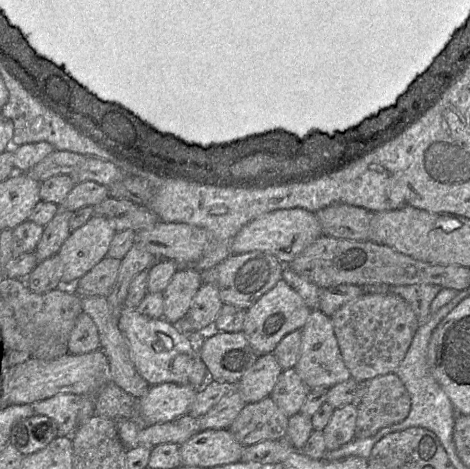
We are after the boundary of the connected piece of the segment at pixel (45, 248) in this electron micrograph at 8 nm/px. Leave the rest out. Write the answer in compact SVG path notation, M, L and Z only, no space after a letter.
M60 210L44 227L43 234L35 248L38 263L58 253L65 240L70 235L69 221L74 211Z

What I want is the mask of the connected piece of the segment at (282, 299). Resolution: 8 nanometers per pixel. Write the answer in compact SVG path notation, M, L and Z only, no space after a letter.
M282 278L246 310L242 332L257 355L272 353L284 336L302 329L311 311L302 297Z

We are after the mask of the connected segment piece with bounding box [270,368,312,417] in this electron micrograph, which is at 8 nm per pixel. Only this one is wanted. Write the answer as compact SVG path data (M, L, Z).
M288 368L279 375L270 396L280 409L291 417L300 412L311 390L295 368Z

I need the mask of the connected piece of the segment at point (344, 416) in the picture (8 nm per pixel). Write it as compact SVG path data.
M353 403L334 410L323 429L327 450L336 450L355 438L357 414L357 406Z

